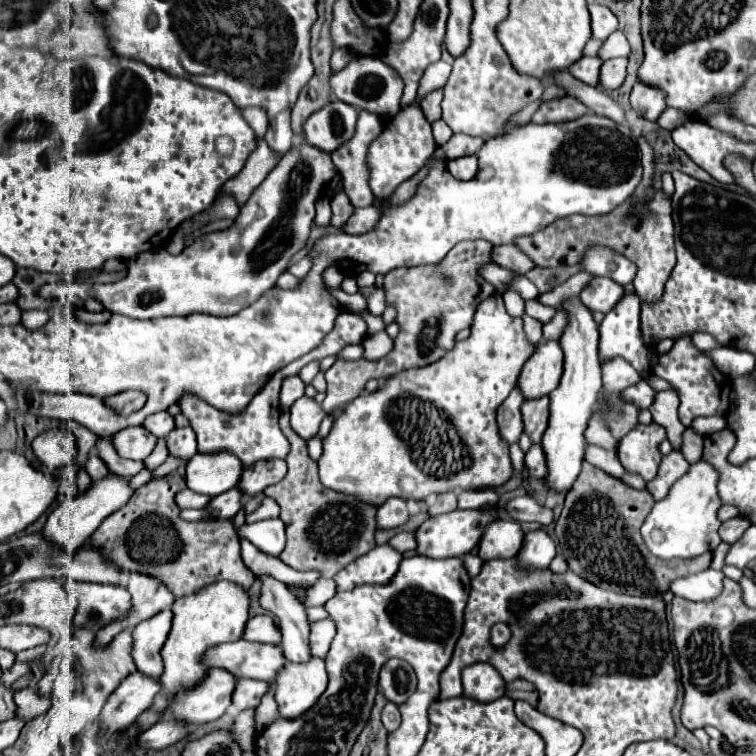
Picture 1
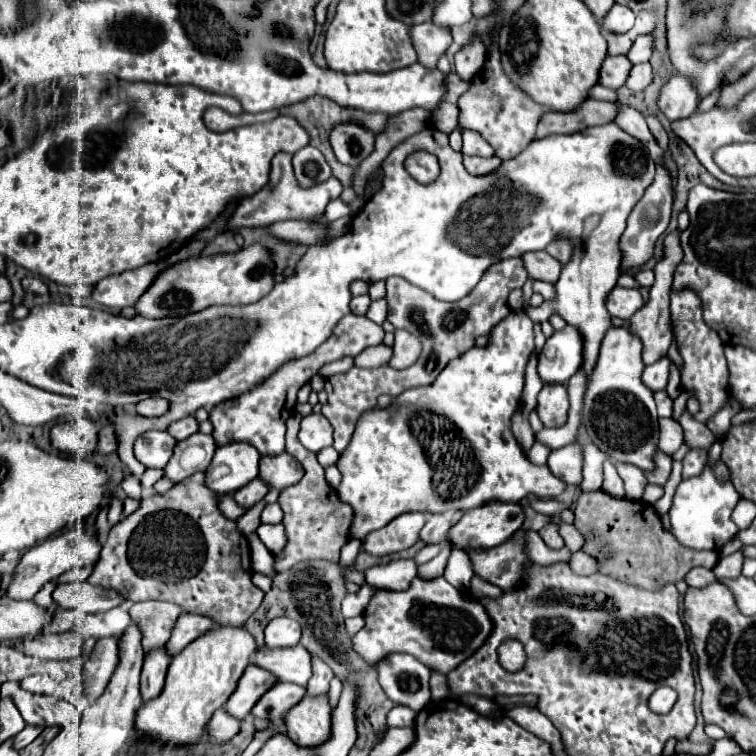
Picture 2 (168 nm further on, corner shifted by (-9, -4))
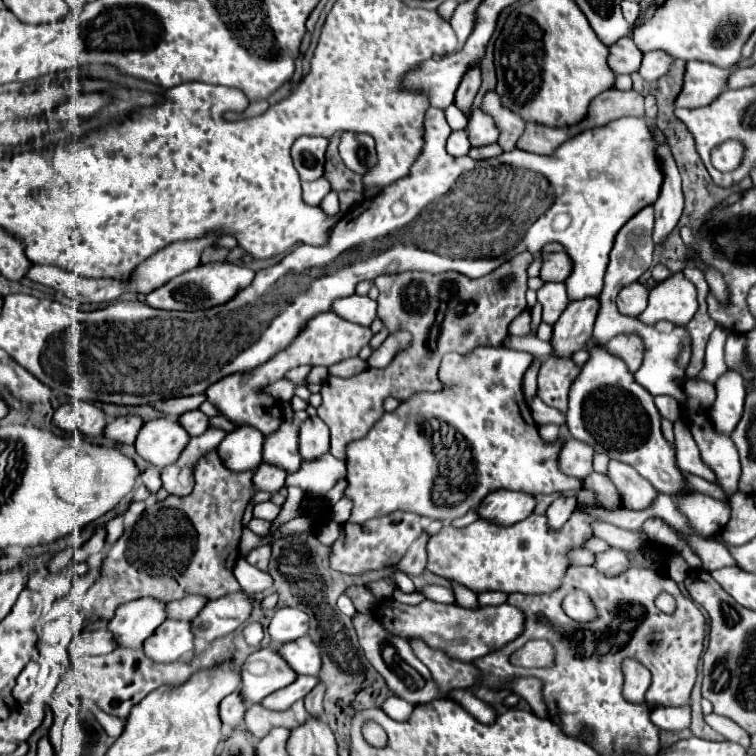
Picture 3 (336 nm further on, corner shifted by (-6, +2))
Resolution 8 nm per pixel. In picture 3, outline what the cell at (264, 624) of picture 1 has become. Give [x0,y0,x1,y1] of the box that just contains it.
[268,608,308,644]

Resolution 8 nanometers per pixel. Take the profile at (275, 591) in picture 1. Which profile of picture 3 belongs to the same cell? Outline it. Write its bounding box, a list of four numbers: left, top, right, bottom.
[304,682,326,716]

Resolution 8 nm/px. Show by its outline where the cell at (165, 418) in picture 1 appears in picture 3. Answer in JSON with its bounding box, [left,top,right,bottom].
[178,410,208,436]

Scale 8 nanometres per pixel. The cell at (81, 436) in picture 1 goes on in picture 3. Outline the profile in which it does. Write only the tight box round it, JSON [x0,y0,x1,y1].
[104,416,142,444]

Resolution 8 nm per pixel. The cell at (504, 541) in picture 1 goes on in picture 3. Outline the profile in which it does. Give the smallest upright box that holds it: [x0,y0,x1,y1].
[568,550,594,566]

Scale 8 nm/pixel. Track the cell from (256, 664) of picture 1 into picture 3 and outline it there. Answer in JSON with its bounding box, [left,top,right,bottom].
[278,636,320,676]

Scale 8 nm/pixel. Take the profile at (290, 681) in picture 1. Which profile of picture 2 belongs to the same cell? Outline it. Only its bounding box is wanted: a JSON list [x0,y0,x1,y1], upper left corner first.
[285,696,331,748]

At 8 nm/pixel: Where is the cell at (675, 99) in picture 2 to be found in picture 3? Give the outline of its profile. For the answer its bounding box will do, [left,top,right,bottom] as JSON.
[674,62,730,108]

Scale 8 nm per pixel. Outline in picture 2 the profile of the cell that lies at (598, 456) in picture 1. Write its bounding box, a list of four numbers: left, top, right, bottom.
[615,464,647,500]

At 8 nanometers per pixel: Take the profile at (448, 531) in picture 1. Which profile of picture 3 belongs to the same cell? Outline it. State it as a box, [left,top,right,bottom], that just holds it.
[476,490,536,526]

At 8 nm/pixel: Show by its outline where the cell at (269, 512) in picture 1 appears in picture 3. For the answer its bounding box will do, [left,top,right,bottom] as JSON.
[254,502,280,520]

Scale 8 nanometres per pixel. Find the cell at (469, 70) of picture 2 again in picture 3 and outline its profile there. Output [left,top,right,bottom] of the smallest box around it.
[454,64,480,114]

